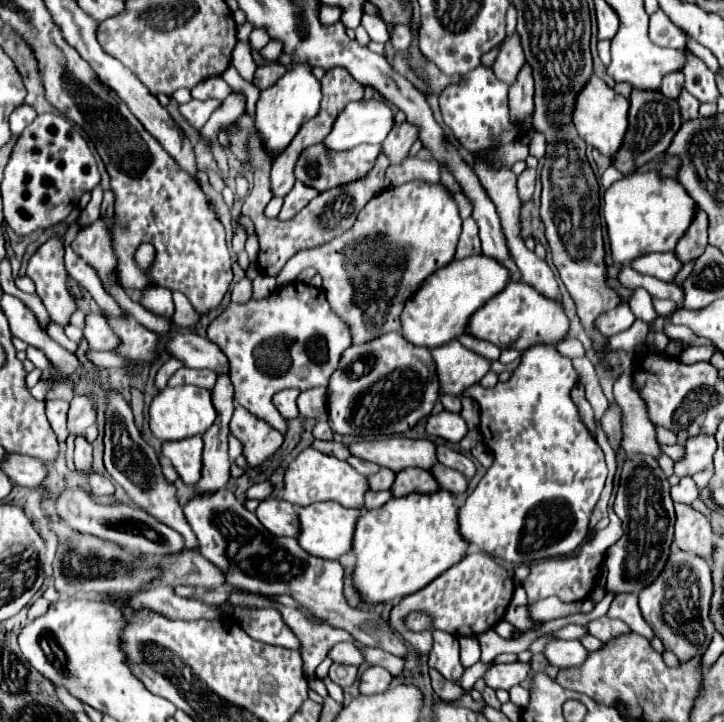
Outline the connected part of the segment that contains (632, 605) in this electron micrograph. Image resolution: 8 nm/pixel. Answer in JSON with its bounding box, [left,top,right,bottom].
[608,593,654,639]

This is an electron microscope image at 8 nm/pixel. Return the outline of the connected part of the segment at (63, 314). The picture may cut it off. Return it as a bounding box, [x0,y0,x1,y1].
[26,223,80,327]

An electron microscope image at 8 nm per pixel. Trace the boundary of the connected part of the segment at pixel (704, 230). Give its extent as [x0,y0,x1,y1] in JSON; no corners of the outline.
[676,205,708,263]

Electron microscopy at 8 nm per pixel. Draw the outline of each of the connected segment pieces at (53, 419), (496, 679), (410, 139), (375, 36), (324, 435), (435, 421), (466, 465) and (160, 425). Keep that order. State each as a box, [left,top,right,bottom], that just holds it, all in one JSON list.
[[46,399,70,443],[484,663,530,689],[382,121,420,165],[361,14,389,43],[312,421,334,441],[426,411,468,443],[438,445,476,479],[150,385,216,441]]

